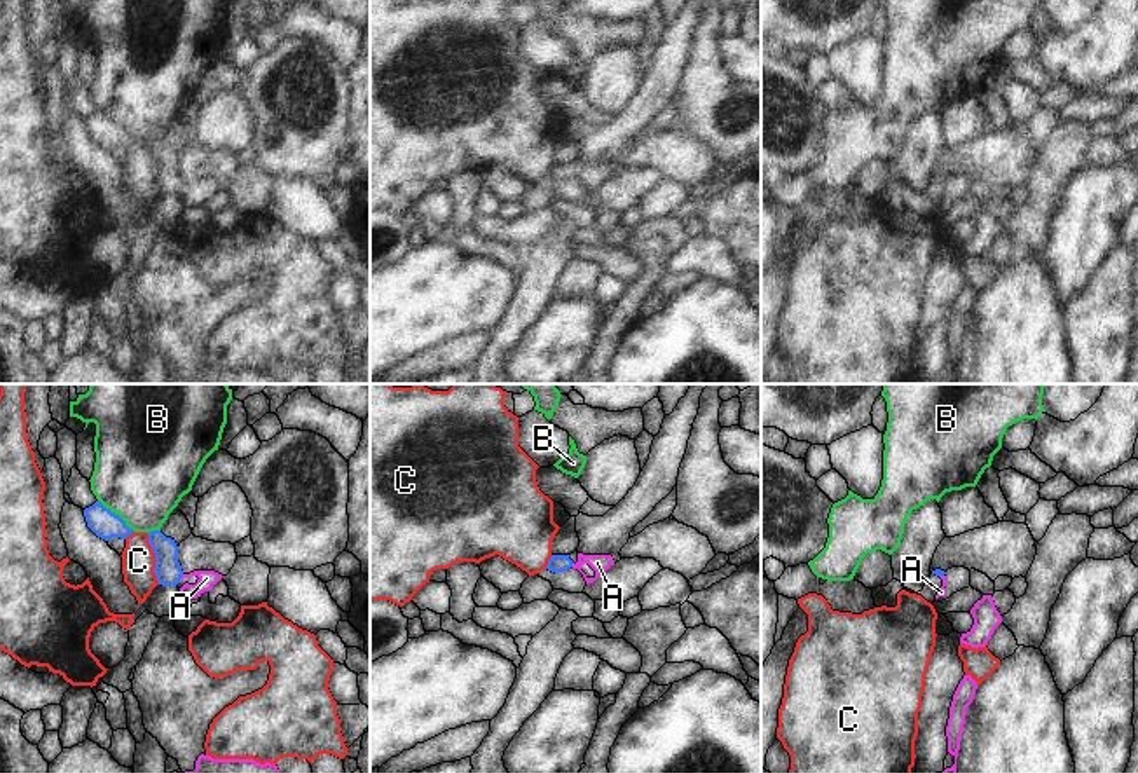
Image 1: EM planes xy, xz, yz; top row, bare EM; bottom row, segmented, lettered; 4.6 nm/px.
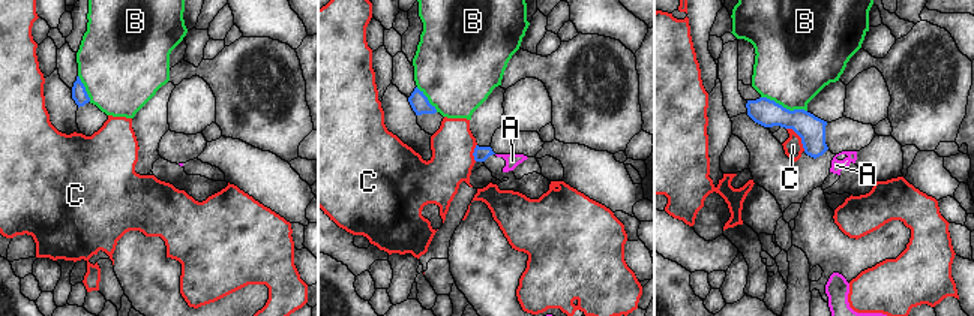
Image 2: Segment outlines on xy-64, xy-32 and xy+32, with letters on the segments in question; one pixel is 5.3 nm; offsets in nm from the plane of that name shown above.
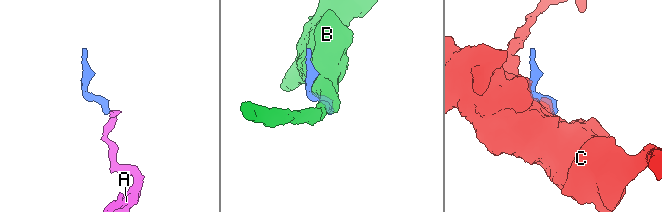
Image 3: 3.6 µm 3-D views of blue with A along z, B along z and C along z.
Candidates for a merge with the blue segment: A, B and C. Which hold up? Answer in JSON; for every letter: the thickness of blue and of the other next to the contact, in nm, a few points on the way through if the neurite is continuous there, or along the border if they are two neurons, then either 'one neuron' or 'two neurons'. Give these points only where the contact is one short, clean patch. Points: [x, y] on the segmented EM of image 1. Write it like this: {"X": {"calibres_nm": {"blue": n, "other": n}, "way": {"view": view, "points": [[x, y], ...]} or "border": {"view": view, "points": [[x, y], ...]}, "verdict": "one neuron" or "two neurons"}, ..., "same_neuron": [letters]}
{"A": {"calibres_nm": {"blue": 120, "other": 80}, "way": {"view": "xy", "points": [[168, 569], [182, 574], [203, 574], [206, 578]]}, "verdict": "one neuron"}, "B": {"calibres_nm": {"blue": 130, "other": 440}, "verdict": "two neurons"}, "C": {"calibres_nm": {"blue": 120, "other": 160}, "border": {"view": "xy", "points": [[145, 533], [154, 554], [154, 574], [159, 583]]}, "verdict": "two neurons"}, "same_neuron": ["A"]}

